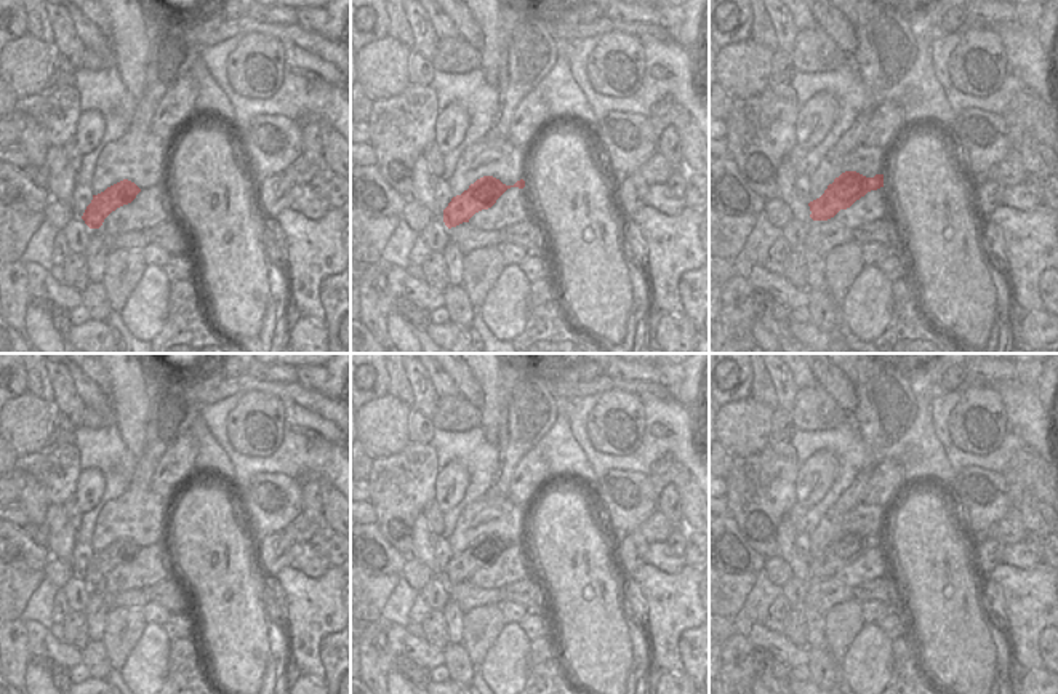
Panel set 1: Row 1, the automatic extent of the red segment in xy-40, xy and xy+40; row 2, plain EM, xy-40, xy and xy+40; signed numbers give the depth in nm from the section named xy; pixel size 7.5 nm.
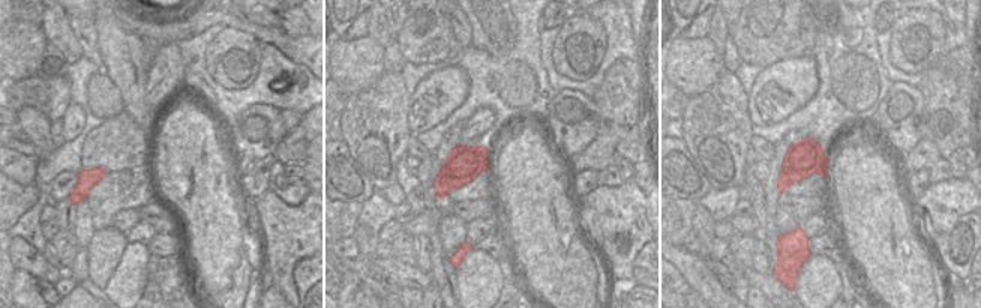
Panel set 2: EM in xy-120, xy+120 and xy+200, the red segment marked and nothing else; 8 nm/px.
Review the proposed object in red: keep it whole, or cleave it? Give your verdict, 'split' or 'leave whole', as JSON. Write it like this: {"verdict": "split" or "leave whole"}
{"verdict": "split"}

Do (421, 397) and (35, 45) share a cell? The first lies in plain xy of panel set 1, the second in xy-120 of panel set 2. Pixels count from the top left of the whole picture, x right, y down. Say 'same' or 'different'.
different

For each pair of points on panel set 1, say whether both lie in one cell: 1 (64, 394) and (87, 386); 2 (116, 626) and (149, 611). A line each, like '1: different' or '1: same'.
1: different
2: different

